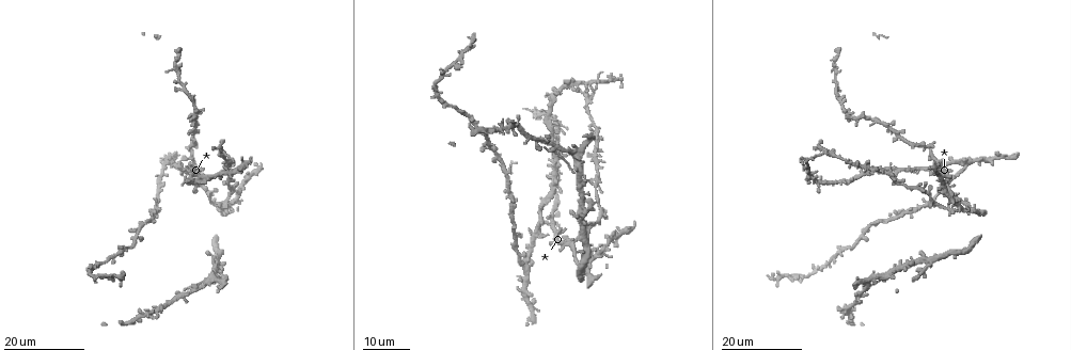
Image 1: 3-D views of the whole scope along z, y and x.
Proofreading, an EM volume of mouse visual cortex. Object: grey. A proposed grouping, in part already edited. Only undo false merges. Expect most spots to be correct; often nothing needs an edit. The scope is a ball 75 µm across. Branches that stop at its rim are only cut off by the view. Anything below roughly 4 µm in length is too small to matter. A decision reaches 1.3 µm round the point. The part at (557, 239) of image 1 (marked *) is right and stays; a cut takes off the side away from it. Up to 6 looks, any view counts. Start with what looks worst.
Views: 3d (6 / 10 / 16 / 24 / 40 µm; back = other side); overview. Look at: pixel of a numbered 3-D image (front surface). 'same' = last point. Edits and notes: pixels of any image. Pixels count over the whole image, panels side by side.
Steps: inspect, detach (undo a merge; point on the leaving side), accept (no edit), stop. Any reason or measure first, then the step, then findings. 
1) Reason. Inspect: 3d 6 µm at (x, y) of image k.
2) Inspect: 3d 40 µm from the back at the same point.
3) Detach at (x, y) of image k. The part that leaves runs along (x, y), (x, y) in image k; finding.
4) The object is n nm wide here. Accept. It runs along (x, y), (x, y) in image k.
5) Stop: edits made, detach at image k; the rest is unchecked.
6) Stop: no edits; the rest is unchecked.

Inspect: 3d 16 µm at (555, 144) of image 1.

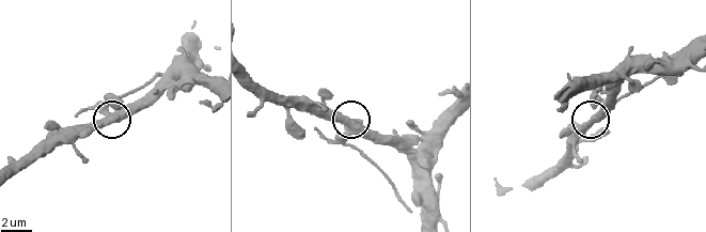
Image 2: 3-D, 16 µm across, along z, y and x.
Closer look. Inspect: 3d 6 µm at (349, 129) of image 2.

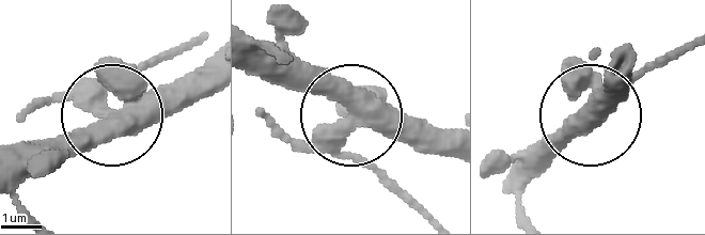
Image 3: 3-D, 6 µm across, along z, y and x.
Detach at (374, 170) of image 3. The part that leaves runs along (329, 142), (418, 214) in image 3; two cells meet here.

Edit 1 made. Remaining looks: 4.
Inspect: overview.

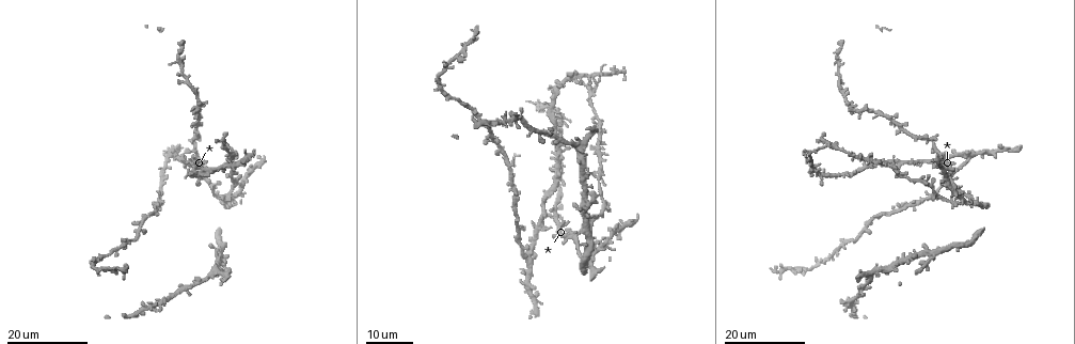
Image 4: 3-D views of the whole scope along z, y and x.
Four arms meet. Inspect: 3d 24 µm at (827, 144) of image 4.

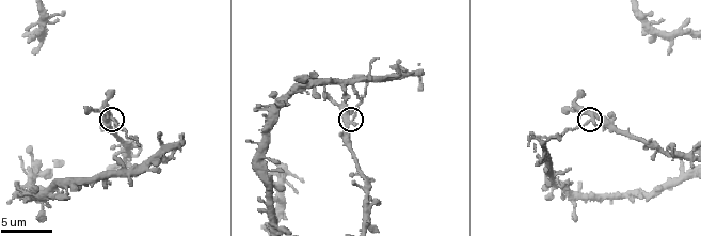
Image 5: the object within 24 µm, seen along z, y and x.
Closer look. Inspect: 3d 6 µm at (593, 116) of image 5.

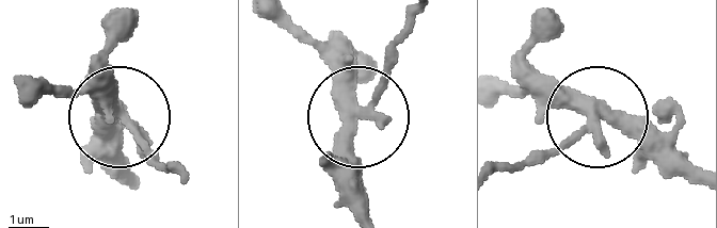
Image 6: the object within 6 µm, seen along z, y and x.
The object is 320 nm wide here. Detach at (147, 152) of image 6. The part that leaves runs along (129, 129), (173, 174) in image 6; two cells meet here.

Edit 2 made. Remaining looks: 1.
Stop: edits made, detach at image 3, detach at image 6; the rest is unchecked.

